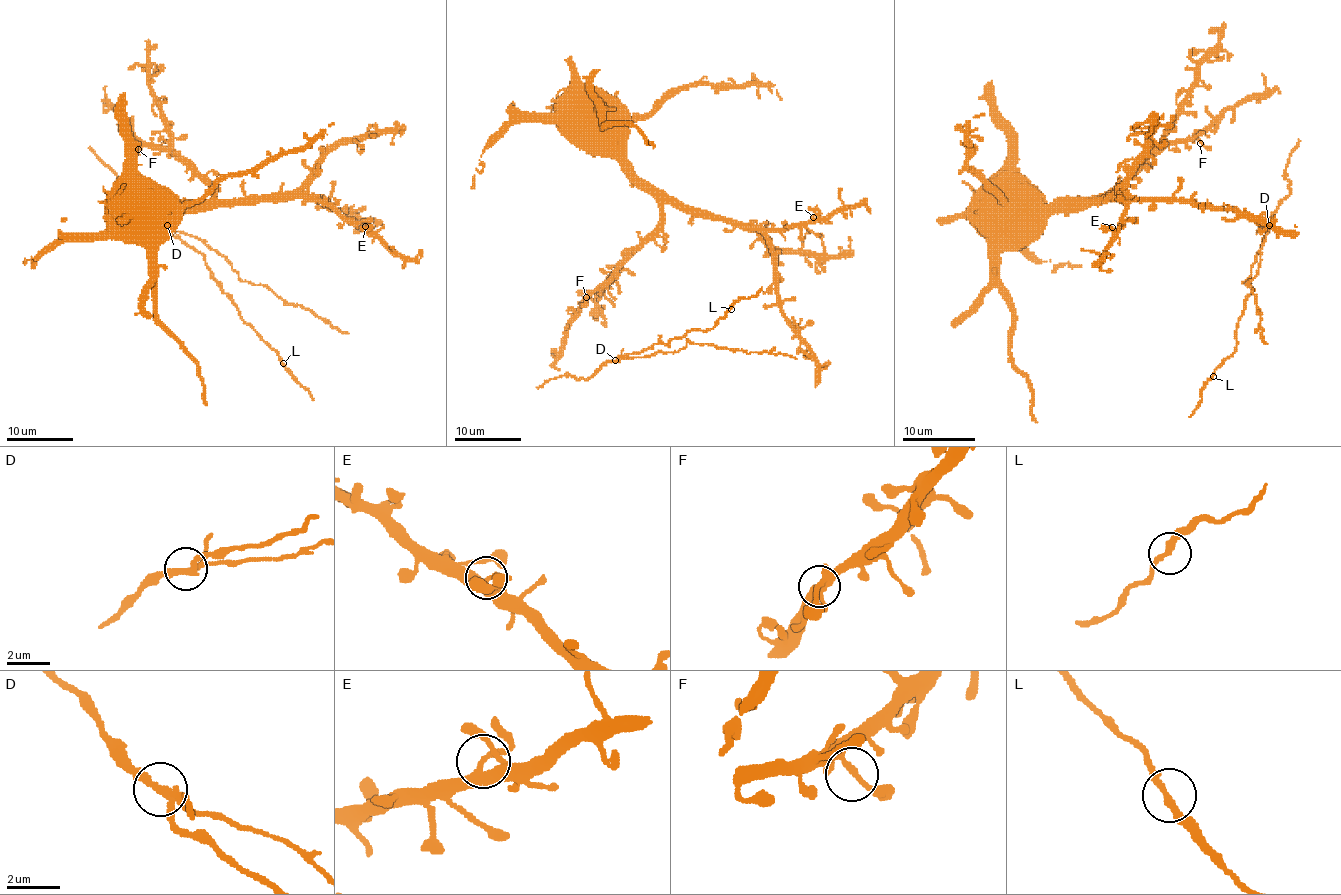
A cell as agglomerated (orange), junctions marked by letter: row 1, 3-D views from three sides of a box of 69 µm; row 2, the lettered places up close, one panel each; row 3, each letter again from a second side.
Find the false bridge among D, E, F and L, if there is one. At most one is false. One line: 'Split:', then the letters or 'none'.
Split: D

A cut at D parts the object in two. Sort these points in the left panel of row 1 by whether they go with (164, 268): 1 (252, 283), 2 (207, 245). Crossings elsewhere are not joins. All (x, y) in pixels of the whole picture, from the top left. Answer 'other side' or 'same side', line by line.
1: other side
2: other side

